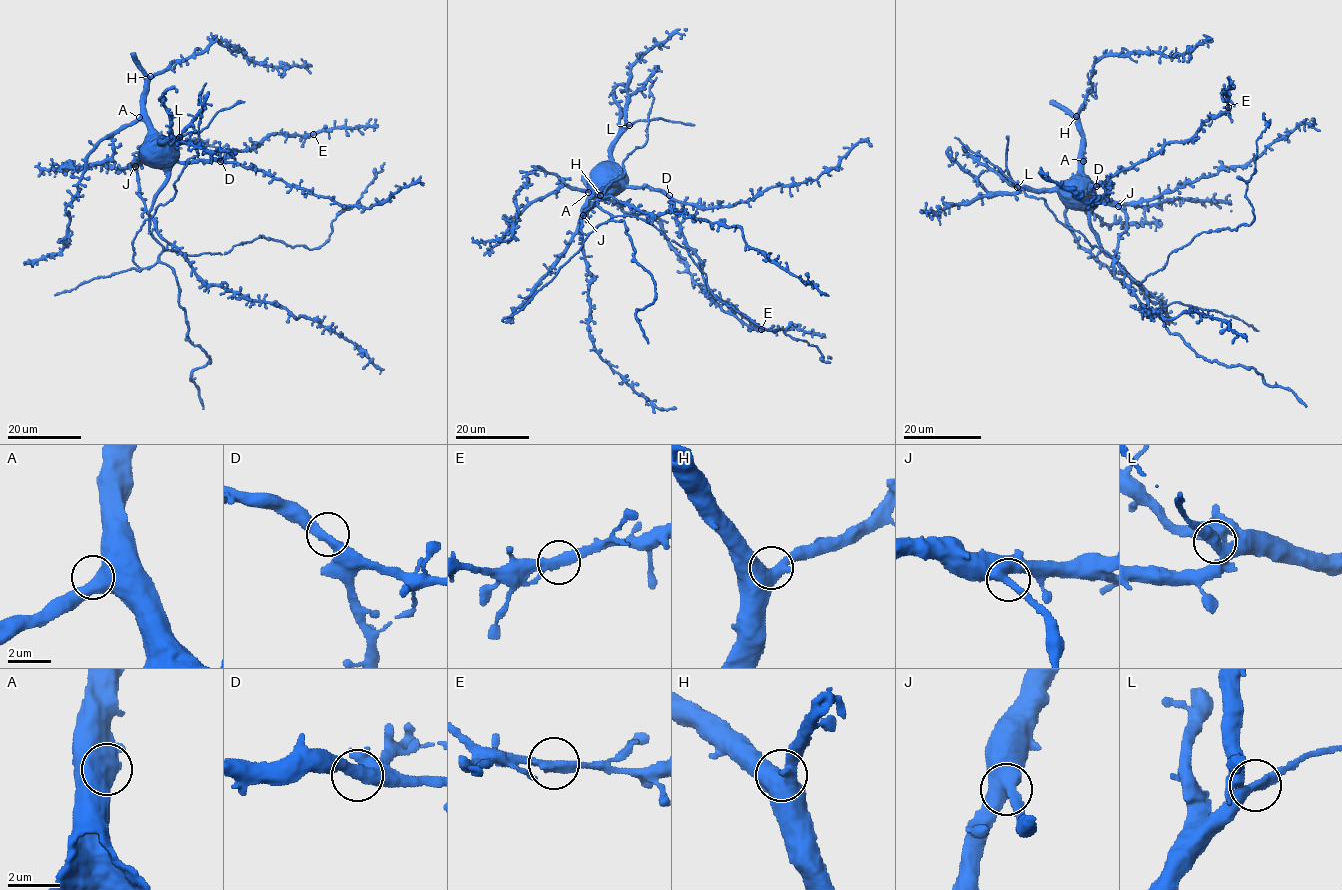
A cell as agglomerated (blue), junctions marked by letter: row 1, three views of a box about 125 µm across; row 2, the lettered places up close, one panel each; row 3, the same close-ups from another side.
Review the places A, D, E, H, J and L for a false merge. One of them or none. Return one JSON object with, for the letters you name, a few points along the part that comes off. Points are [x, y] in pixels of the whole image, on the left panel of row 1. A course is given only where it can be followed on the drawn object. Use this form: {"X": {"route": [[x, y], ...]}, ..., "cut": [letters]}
{"L": {"route": [[179, 137], [200, 132], [218, 111], [244, 101]]}, "cut": ["L"]}

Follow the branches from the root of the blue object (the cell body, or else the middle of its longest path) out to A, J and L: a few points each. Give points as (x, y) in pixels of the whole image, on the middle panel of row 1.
A: (607, 172), (598, 187), (588, 192)
J: (607, 172), (607, 177), (592, 191), (583, 215)
L: (607, 172), (612, 143), (628, 125)

